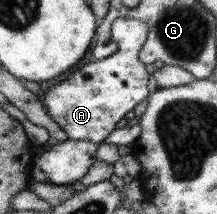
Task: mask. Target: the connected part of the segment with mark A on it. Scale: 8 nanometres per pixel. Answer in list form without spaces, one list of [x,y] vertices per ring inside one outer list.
[[[116,18],[111,27],[111,35],[117,45],[116,52],[104,59],[82,65],[68,79],[60,81],[58,85],[52,85],[48,91],[40,94],[45,113],[72,141],[100,143],[112,133],[114,125],[124,118],[130,109],[148,97],[146,81],[149,74],[137,55],[146,41],[148,27],[134,18]]]

